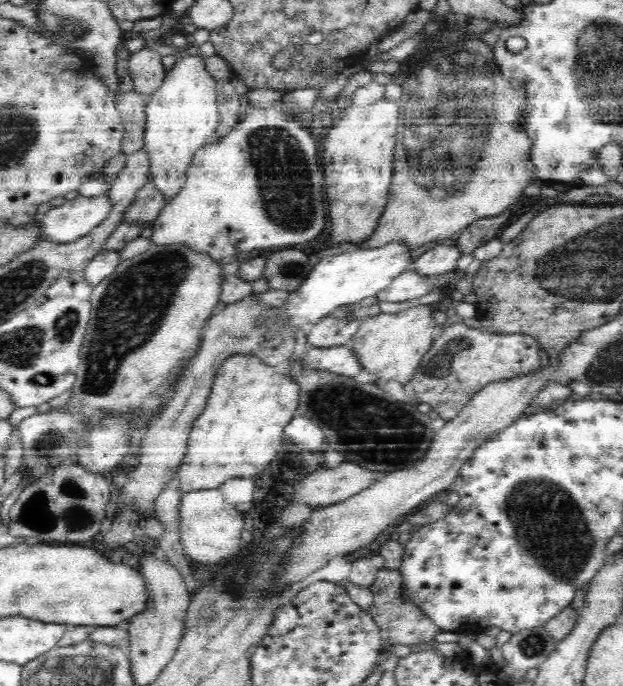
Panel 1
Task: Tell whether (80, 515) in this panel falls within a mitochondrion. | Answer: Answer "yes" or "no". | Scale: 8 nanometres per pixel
yes

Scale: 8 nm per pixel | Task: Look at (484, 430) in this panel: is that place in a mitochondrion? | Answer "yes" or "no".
no

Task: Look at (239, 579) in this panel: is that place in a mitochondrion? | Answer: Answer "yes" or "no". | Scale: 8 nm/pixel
yes

